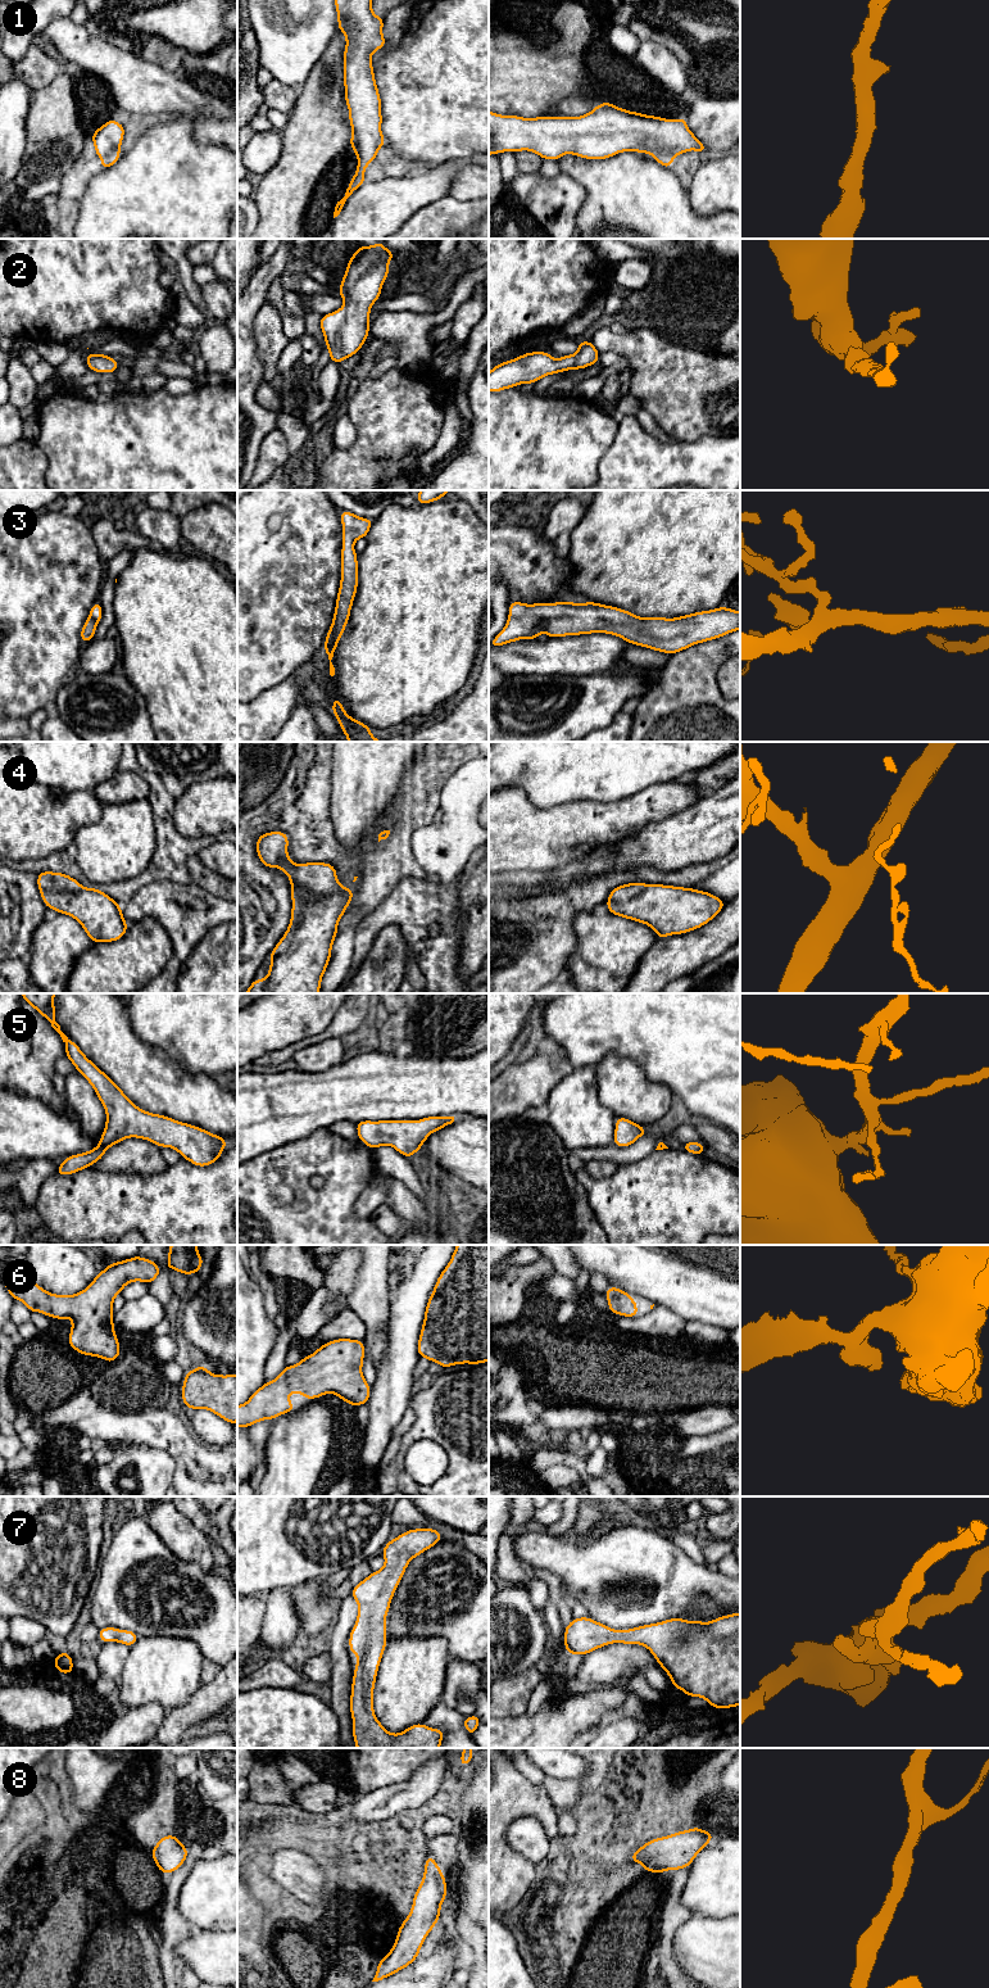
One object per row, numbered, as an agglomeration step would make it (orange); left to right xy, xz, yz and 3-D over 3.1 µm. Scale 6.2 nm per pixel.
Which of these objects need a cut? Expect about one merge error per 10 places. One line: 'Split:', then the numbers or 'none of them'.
Split: none of them

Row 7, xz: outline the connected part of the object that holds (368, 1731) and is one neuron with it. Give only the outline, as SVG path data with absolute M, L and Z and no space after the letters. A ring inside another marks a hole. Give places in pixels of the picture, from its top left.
M435 1529L408 1530L381 1550L385 1566L357 1584L350 1597L358 1603L358 1616L349 1635L349 1653L359 1658L354 1667L350 1694L353 1739L357 1748L440 1748L444 1731L414 1724L399 1734L389 1733L373 1710L373 1689L384 1656L386 1616L405 1568L417 1555L441 1541Z

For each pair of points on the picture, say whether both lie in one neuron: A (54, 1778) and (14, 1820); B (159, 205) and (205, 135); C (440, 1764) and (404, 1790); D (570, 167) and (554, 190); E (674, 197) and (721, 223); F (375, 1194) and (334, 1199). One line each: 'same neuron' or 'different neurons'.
A: different neurons
B: different neurons
C: same neuron
D: different neurons
E: same neuron
F: different neurons

